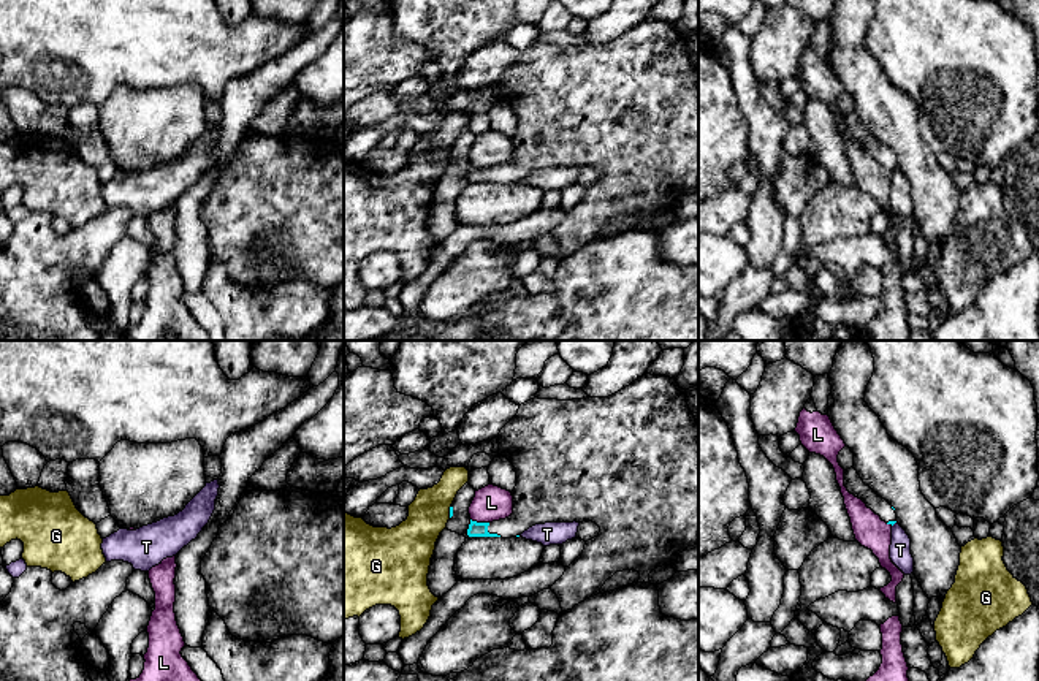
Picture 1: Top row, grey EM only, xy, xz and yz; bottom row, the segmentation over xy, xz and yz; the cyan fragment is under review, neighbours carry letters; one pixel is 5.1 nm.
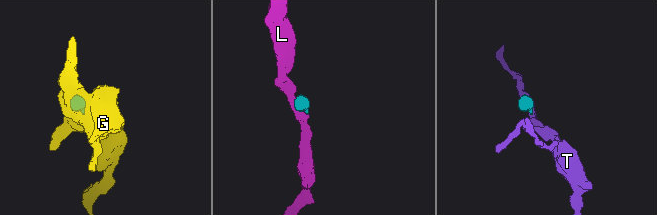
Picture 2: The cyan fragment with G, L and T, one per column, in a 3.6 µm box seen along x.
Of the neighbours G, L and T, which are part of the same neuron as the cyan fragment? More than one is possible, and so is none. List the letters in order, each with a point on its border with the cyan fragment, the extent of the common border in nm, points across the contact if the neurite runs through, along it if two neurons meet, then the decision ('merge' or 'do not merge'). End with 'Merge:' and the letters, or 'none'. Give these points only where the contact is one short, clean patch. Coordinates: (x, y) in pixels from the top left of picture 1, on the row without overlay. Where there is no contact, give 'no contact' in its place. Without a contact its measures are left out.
G: contact xz (450, 157); length 60 nm; border xz (450, 151), (449, 162); do not merge
L: contact xz (480, 168); length 100 nm; border xz (471, 163), (488, 168); do not merge
T: contact yz (894, 168); length 40 nm; border yz (895, 167), (892, 171); do not merge
Merge: none

